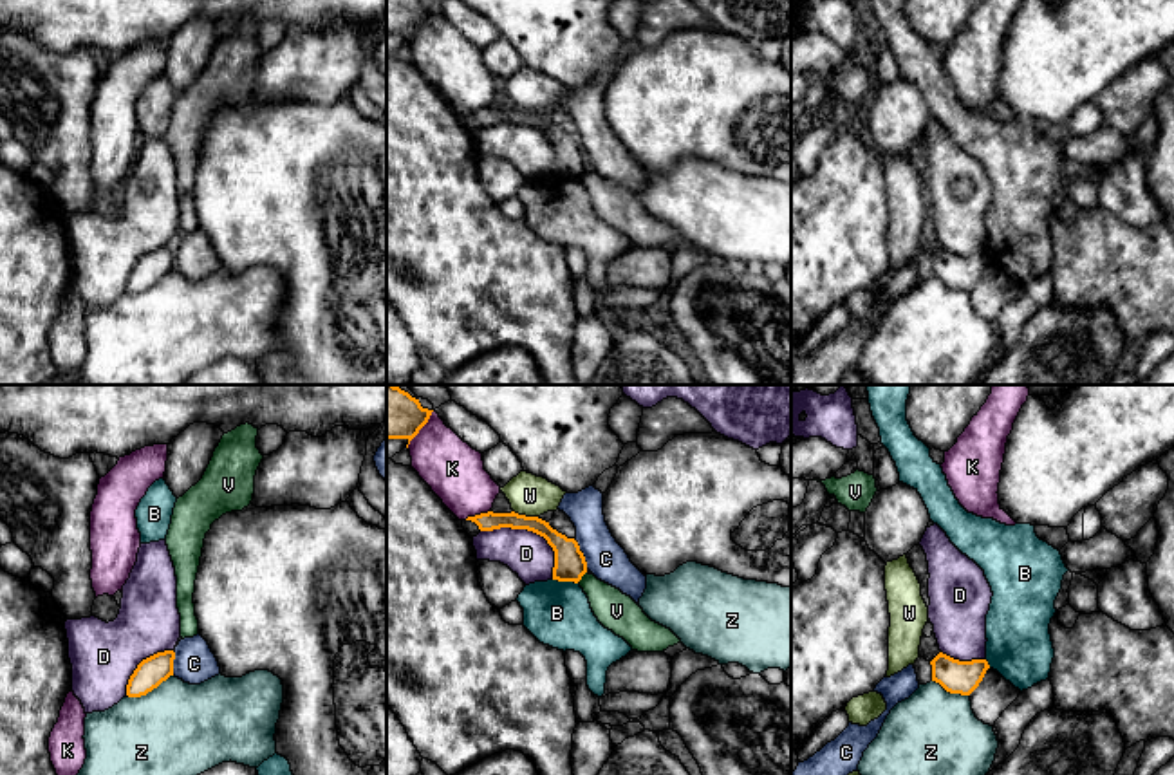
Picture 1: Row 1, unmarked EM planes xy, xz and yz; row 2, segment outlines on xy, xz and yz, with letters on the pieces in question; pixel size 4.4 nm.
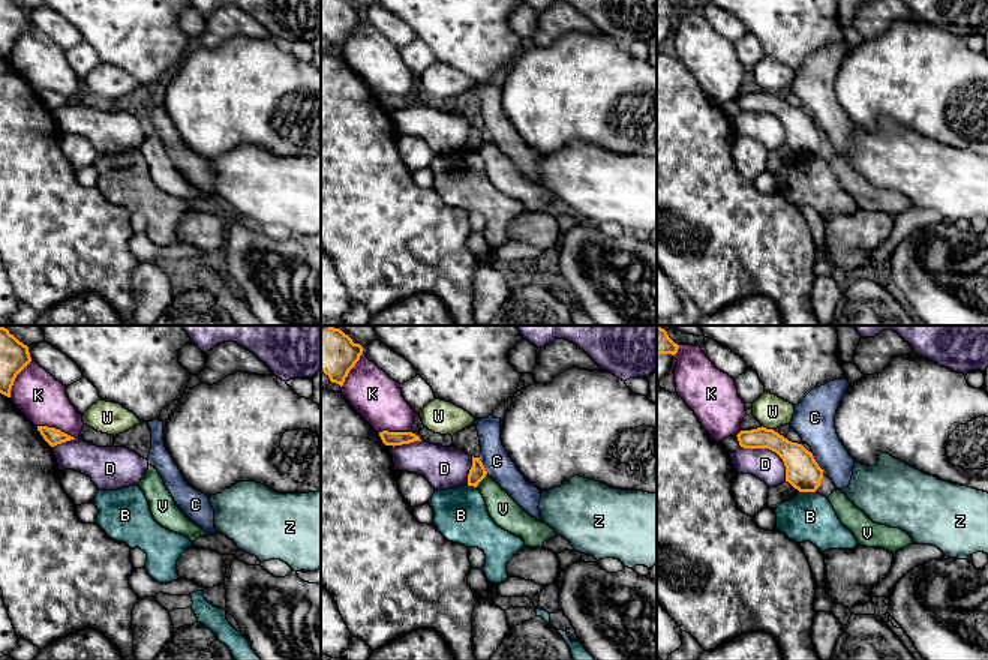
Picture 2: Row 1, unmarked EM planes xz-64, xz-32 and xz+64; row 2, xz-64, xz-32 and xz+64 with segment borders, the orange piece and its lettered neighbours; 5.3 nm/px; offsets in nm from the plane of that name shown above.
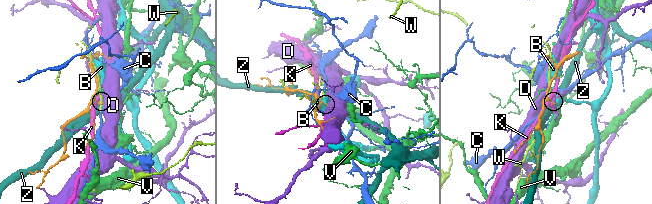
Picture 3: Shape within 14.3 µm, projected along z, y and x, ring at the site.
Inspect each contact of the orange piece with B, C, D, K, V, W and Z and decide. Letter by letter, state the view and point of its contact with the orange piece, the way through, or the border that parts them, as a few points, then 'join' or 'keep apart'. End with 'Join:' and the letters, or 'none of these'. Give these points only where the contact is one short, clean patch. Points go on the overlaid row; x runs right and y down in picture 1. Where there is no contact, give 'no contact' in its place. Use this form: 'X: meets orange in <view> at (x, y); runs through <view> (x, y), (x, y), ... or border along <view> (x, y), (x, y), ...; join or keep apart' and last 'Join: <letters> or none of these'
B: meets orange in xz at (566, 580); keep apart
C: meets orange in xz at (582, 555); border along xz (575, 541), (587, 568); keep apart
D: meets orange in xz at (533, 532); keep apart
K: meets orange in xz at (421, 427); keep apart
V: meets orange in xz at (582, 575); border along xz (586, 571), (577, 582); keep apart
W: meets orange in xz at (524, 515); keep apart
Z: meets orange in xy at (149, 690); keep apart
Join: none of these

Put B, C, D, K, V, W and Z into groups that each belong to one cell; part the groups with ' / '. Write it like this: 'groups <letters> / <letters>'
groups B / C / D / K / V / W / Z

